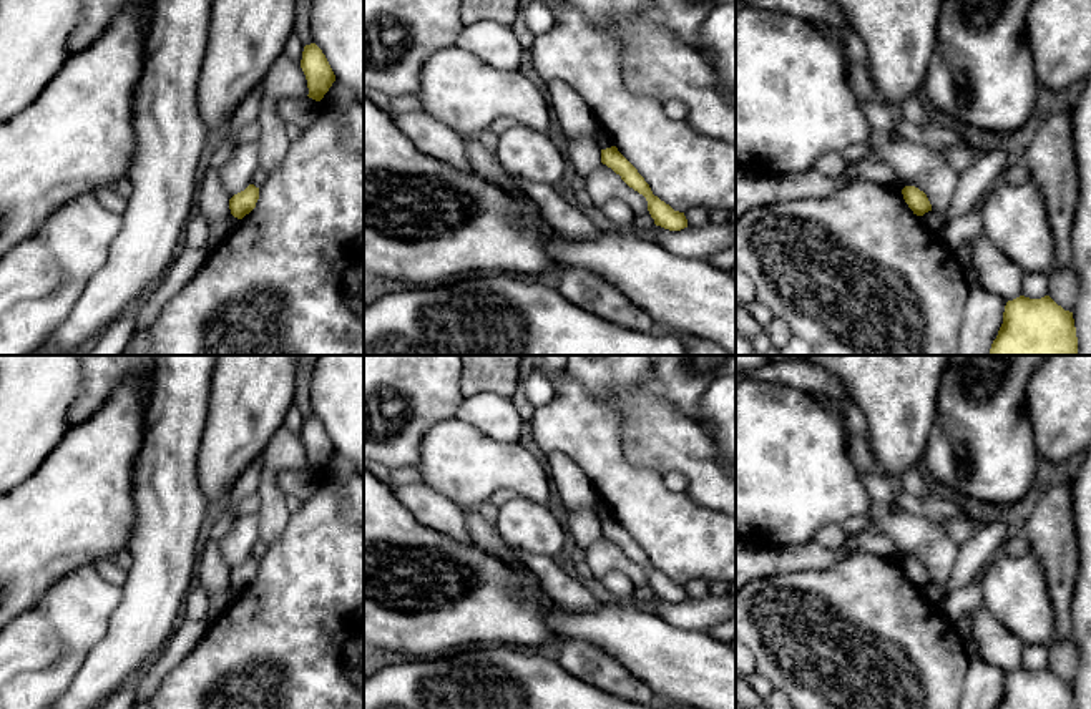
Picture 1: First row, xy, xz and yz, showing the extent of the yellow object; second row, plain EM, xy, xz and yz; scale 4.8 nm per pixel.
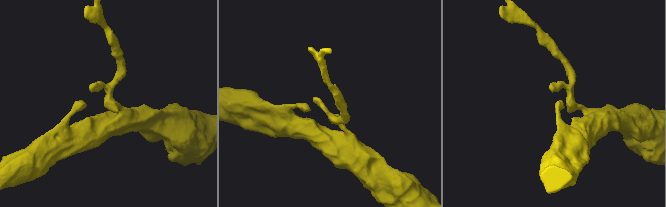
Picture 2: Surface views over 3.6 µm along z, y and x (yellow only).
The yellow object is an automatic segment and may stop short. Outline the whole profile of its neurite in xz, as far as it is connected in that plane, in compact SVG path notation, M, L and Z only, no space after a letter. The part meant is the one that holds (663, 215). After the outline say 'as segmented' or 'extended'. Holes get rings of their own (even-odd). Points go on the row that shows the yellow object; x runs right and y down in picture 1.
M616 146L601 149L601 163L611 168L621 179L643 194L648 201L648 211L656 226L669 231L681 231L687 227L684 213L674 211L669 204L653 194L649 184L638 173L638 169L618 151Z | as segmented

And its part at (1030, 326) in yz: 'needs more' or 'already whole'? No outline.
already whole

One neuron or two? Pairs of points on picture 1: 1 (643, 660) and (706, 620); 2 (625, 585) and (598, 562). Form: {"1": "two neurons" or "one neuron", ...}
{"1": "two neurons", "2": "two neurons"}

